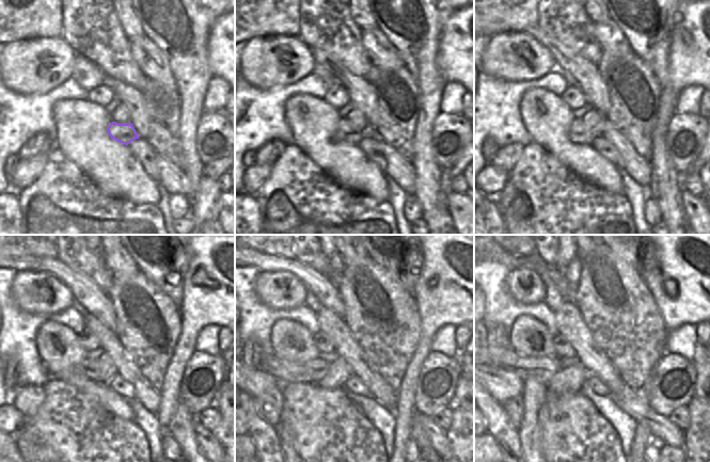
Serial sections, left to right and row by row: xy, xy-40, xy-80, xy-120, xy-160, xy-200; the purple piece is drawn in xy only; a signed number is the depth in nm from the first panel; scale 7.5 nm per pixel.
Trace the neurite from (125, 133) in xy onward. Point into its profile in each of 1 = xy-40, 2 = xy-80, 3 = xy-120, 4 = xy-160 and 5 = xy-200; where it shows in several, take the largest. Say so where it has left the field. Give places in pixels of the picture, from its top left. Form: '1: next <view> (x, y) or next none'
1: next xy-40 (345, 131)
2: next xy-80 (578, 133)
3: next xy-120 (92, 368)
4: next xy-160 (267, 361)
5: next xy-200 (495, 355)

